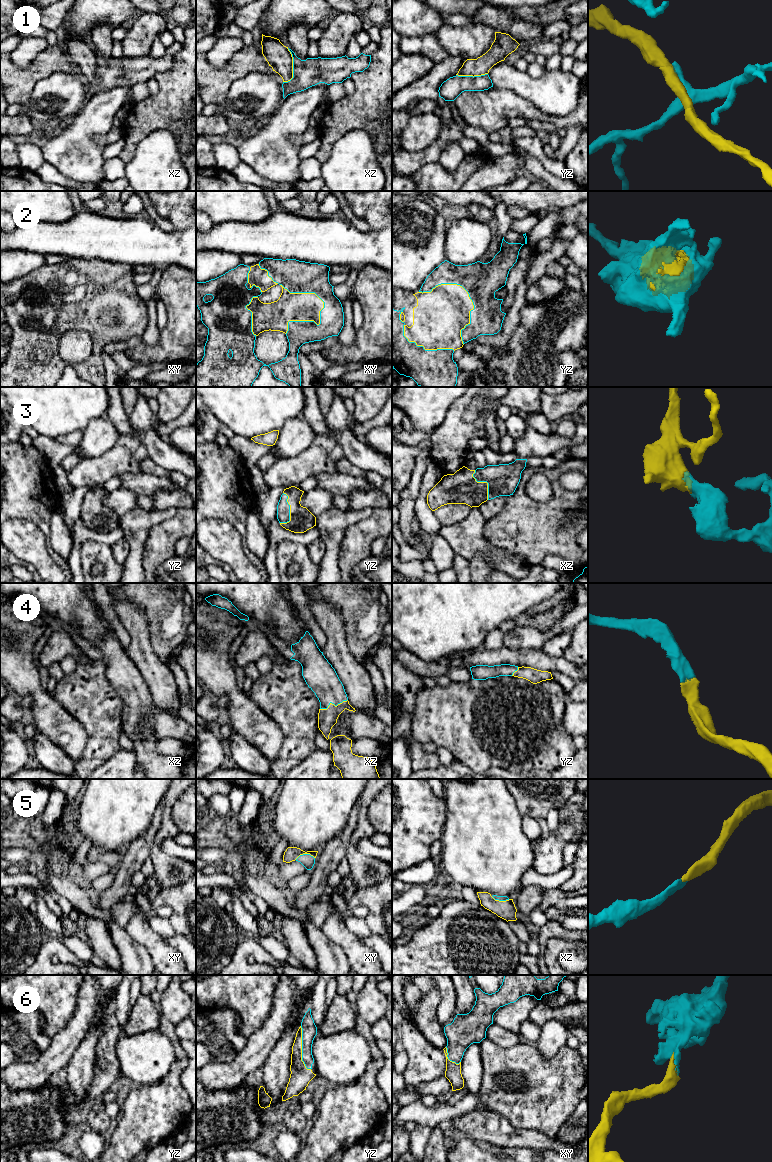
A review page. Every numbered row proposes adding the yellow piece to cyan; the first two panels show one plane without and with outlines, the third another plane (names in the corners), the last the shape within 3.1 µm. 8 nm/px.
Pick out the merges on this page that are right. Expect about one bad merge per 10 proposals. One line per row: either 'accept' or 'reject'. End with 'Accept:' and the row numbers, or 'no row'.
1: reject
2: accept
3: accept
4: accept
5: accept
6: accept
Accept: 2, 3, 4, 5, 6

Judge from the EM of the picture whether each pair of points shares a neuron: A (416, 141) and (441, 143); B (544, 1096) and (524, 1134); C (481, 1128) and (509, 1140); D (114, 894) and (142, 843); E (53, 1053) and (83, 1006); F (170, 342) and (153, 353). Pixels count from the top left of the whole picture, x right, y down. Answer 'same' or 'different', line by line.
A: different
B: different
C: same
D: same
E: same
F: same

